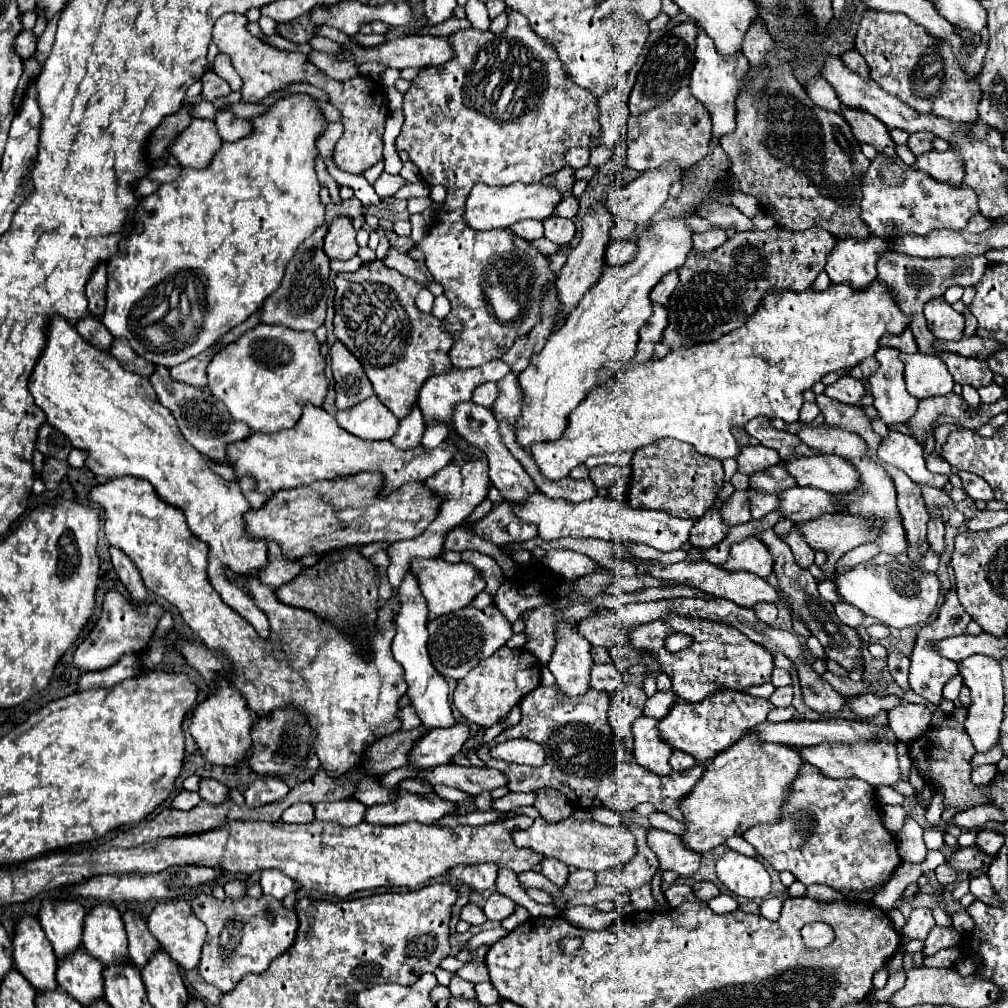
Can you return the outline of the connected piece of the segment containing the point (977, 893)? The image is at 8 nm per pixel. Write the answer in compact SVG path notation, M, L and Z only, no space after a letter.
M978 875L978 877L972 877L970 879L970 893L978 899L978 901L984 901L986 905L996 905L996 907L1002 907L1002 899L998 897L998 893L994 893L990 881L986 875Z

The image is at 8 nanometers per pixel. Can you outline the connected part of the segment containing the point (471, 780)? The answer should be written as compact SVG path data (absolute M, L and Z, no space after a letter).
M438 765L438 767L430 767L426 769L424 775L426 781L434 783L444 783L450 787L456 787L472 797L484 793L484 791L492 791L496 787L506 787L506 775L490 769L490 767L460 767L460 765Z

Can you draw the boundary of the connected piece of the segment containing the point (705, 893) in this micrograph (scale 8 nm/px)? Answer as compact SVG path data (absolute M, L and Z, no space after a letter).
M694 883L692 889L694 889L694 895L696 895L700 901L710 901L712 897L716 897L716 895L720 893L714 883Z

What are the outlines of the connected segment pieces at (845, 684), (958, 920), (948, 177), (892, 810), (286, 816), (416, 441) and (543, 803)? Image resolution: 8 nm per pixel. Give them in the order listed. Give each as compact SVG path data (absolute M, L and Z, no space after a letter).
M826 671L822 675L822 679L828 681L840 695L858 695L858 693L866 691L866 685L862 681L854 683L854 681L850 681L850 677L838 677L838 675L830 673L830 671Z
M960 911L960 913L952 913L952 925L958 933L970 933L974 929L974 921L972 917L966 913L966 911Z
M956 149L948 151L930 151L922 153L916 157L914 169L928 173L936 181L946 181L950 185L960 185L964 179L964 169L962 169L962 157L958 157Z
M884 805L882 807L882 821L890 833L896 835L902 829L904 819L906 819L906 811L902 805Z
M296 803L282 813L282 821L284 823L310 823L314 821L314 805Z
M414 405L410 417L400 421L398 433L390 439L390 443L394 443L394 447L398 449L412 449L420 445L422 433L424 433L424 419L422 419L420 409Z
M548 787L536 791L536 809L550 823L565 820L572 813L568 799L562 793L558 793L556 789L548 789Z

